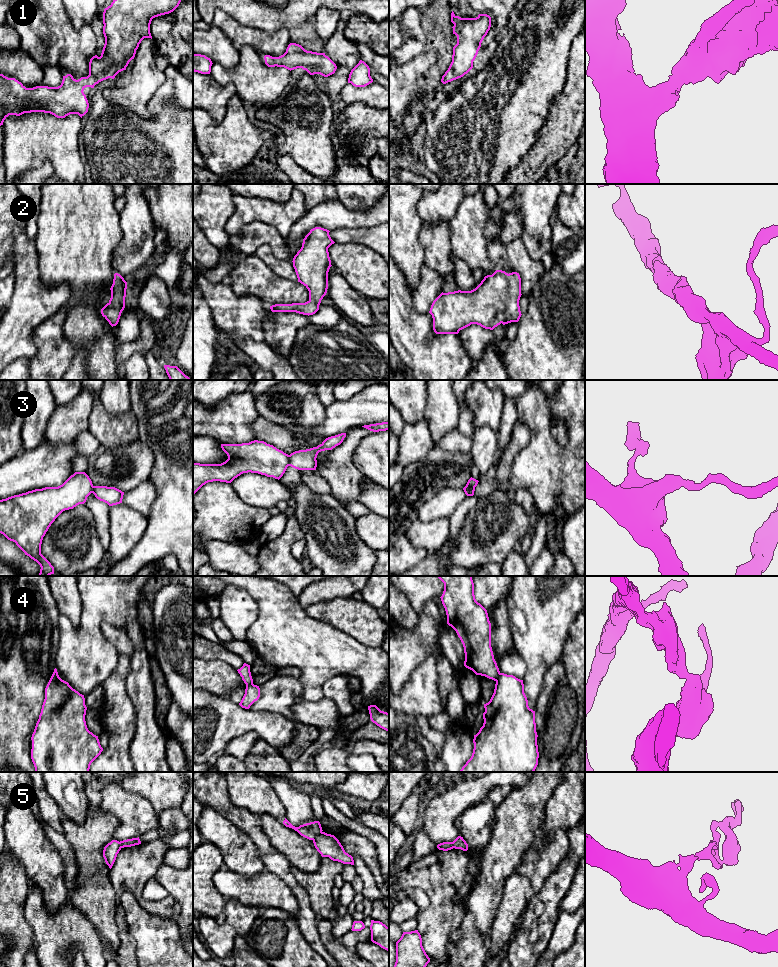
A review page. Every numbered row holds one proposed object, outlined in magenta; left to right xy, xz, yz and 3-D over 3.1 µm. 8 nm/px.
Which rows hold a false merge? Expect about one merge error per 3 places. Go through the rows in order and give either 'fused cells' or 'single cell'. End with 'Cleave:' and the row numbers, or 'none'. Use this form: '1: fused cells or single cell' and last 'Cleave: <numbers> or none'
1: single cell
2: single cell
3: fused cells
4: fused cells
5: fused cells
Cleave: 3, 4, 5

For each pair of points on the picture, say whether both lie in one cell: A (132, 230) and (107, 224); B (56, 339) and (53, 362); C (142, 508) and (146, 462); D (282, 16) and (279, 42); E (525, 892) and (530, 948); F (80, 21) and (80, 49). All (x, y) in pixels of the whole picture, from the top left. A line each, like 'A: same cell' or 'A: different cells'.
A: different cells
B: same cell
C: different cells
D: different cells
E: different cells
F: different cells

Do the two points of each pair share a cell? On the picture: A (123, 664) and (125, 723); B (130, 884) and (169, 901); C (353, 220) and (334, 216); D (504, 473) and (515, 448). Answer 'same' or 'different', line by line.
A: same
B: same
C: same
D: same

